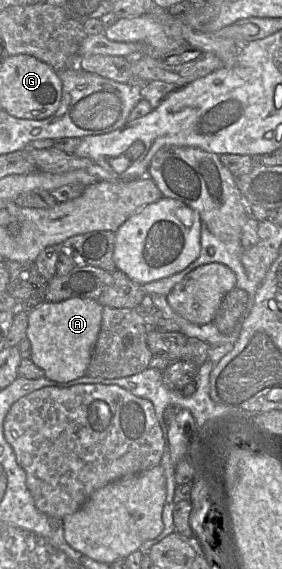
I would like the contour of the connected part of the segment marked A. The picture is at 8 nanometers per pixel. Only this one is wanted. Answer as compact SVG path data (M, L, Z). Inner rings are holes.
M70 298L60 302L45 301L28 314L26 339L31 344L31 360L44 371L44 377L67 382L86 375L102 324L103 306L94 299Z

